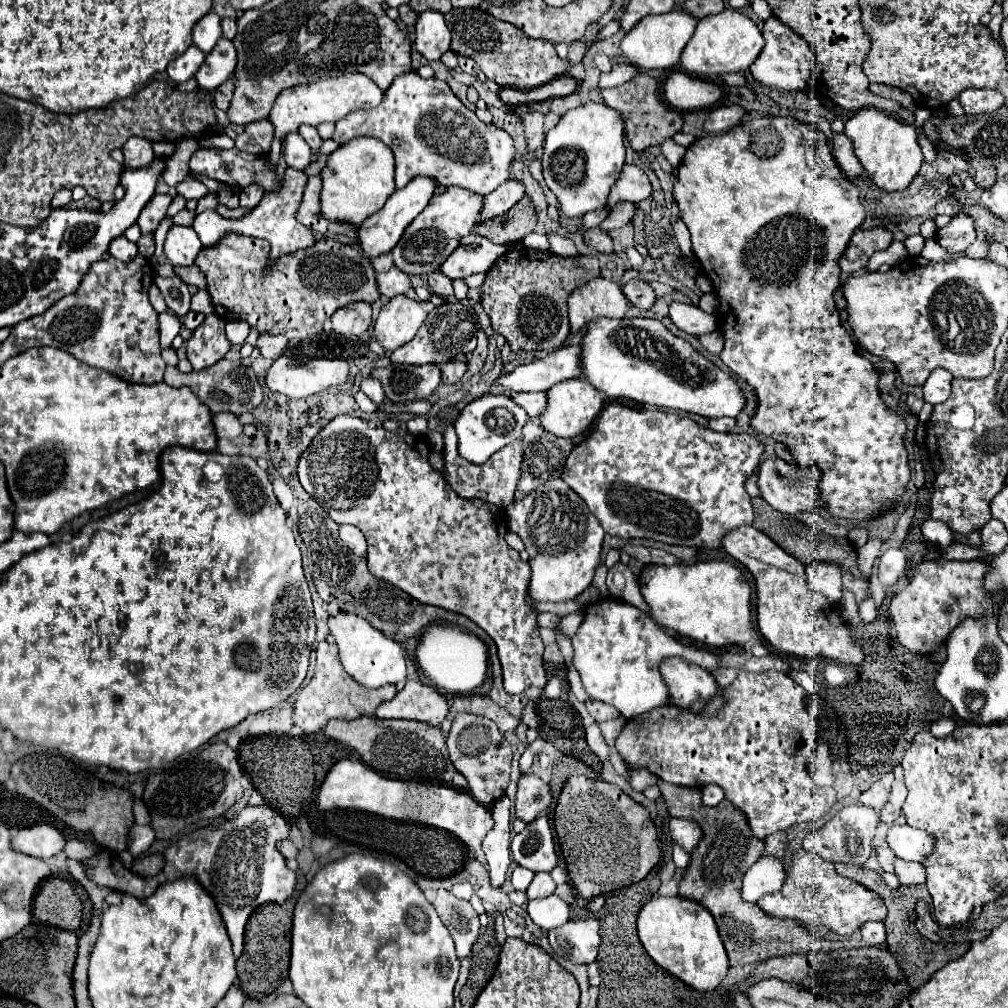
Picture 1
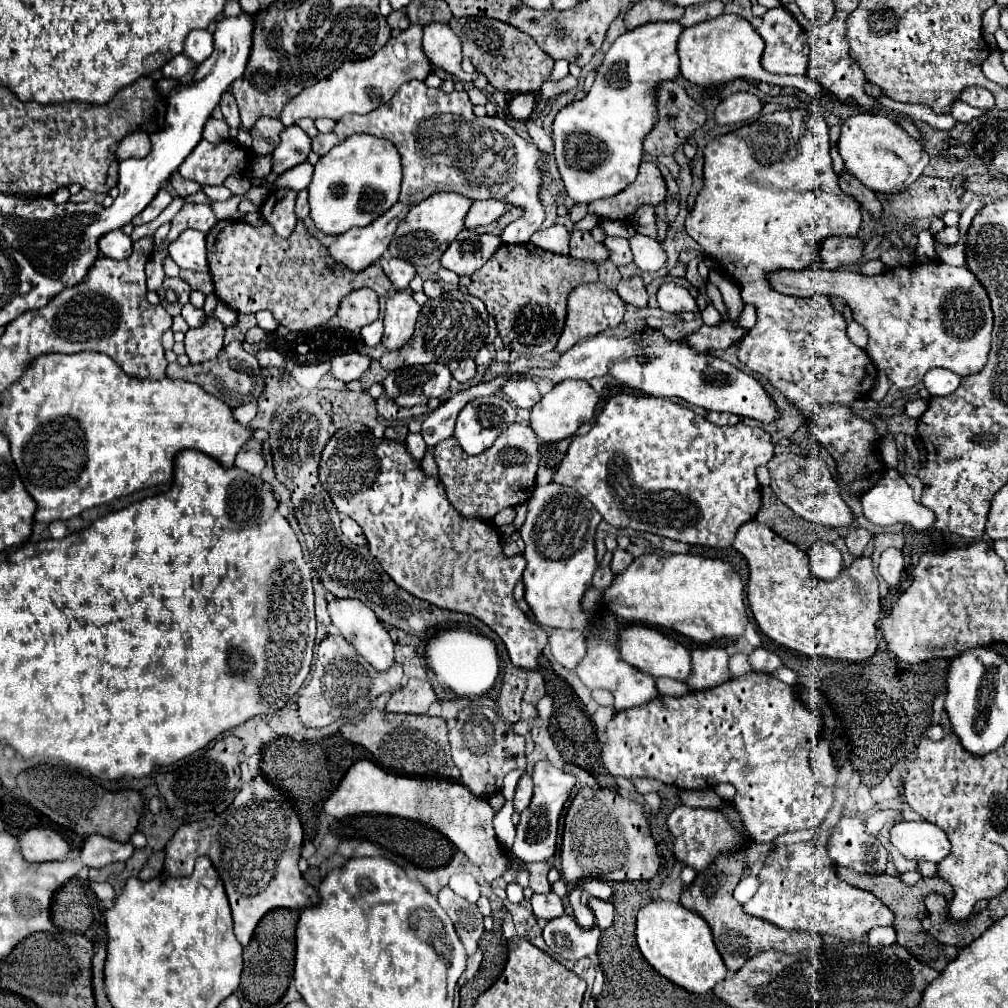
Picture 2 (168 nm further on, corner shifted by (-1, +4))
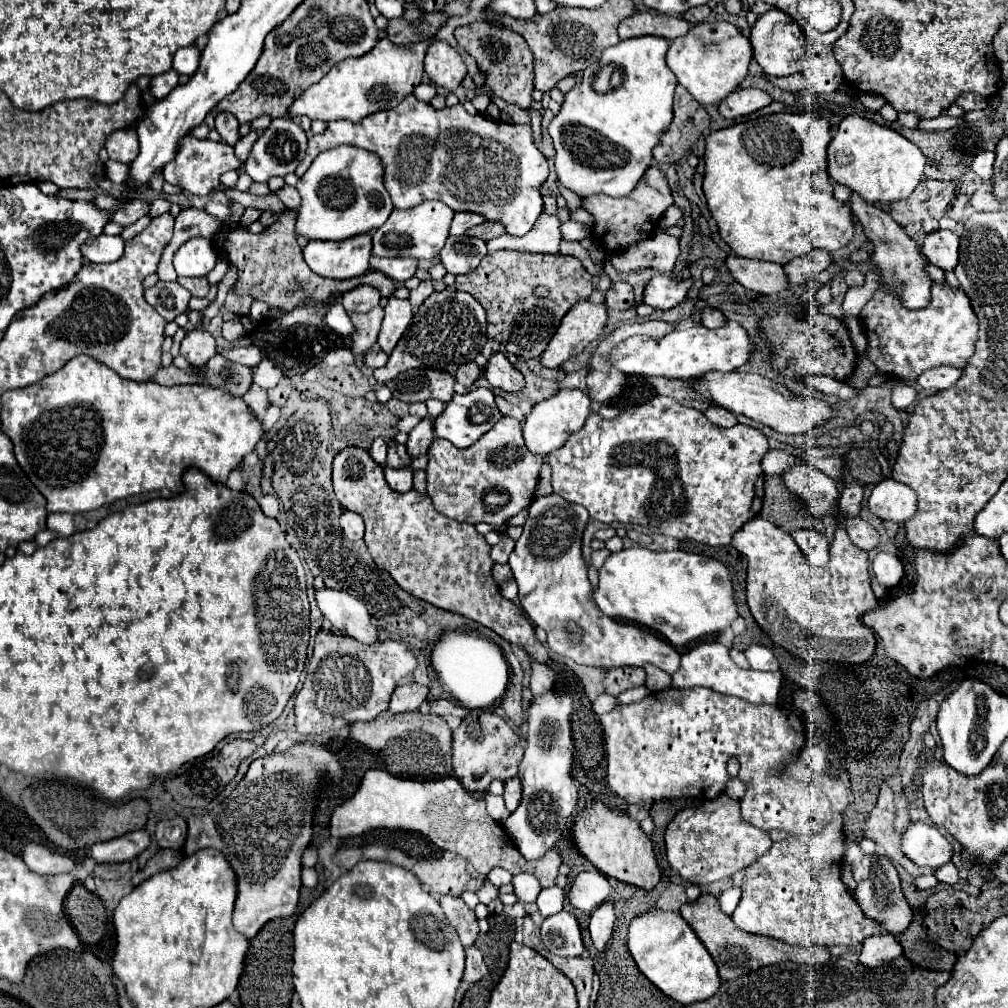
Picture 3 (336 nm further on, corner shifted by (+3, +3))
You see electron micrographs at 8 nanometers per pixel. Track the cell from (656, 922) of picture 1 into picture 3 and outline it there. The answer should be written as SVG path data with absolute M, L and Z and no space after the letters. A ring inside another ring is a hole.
M649 910L637 916L629 926L629 952L643 976L683 1006L711 998L721 984L713 958L677 912Z

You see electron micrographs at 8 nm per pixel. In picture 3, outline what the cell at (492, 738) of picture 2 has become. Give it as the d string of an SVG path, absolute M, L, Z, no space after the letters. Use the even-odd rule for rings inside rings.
M471 710L461 726L453 730L453 770L455 778L469 792L485 792L493 780L517 776L517 768L525 750L525 740L495 712Z

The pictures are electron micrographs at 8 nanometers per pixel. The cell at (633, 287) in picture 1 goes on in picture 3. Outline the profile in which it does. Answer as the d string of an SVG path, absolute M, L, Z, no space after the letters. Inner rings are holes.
M615 282L605 294L605 306L615 310L627 310L635 306L633 300L633 288L627 282Z

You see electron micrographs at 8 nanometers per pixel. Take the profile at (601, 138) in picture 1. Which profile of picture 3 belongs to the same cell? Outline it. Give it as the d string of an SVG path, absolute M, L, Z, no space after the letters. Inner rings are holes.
M641 36L607 48L599 62L583 72L581 84L565 94L559 114L547 132L555 146L555 170L559 182L587 198L605 192L607 196L629 194L651 166L651 150L661 140L673 118L675 74L665 62L669 42L657 36ZM611 68L611 90L595 92L593 80L599 70Z

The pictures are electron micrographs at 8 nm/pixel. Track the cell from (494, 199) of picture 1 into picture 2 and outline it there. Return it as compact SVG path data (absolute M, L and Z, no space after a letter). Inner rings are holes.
M501 199L475 201L469 209L469 215L465 217L465 227L475 229L479 225L489 225L489 223L497 221L507 209L509 209L507 201L501 201Z

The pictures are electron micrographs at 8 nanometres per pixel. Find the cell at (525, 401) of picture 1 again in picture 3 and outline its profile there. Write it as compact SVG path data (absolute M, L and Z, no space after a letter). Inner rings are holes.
M499 350L491 352L491 358L483 368L483 376L489 380L491 386L503 388L507 392L519 392L525 384L521 372L515 370L513 364L507 360L507 356Z

